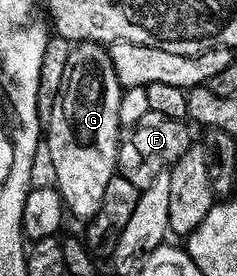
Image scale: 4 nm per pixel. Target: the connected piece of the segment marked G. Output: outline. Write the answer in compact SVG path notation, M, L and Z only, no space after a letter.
M80 41L73 46L66 73L58 97L52 106L52 113L46 121L46 147L48 159L52 162L52 171L56 174L54 186L64 198L67 214L81 221L87 221L98 213L102 205L102 193L113 175L117 174L116 157L120 154L122 128L118 117L118 105L121 93L120 79L111 65L109 52L101 44L93 41Z

